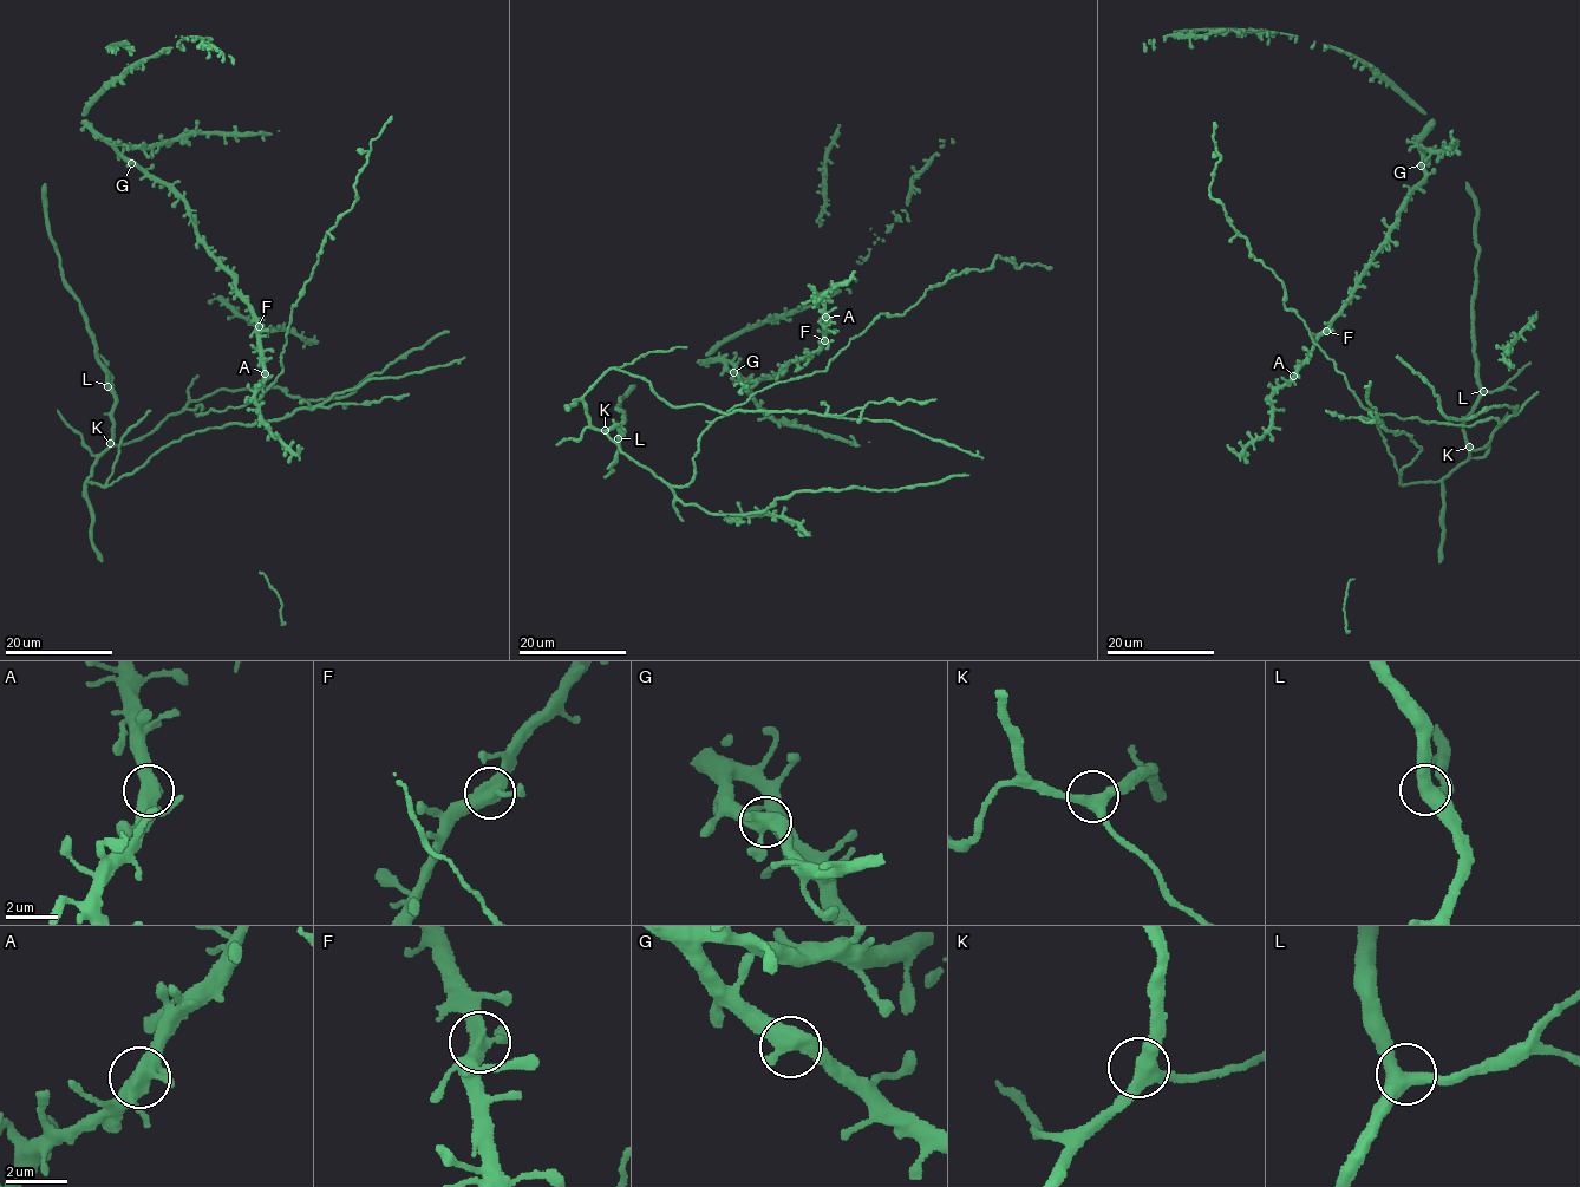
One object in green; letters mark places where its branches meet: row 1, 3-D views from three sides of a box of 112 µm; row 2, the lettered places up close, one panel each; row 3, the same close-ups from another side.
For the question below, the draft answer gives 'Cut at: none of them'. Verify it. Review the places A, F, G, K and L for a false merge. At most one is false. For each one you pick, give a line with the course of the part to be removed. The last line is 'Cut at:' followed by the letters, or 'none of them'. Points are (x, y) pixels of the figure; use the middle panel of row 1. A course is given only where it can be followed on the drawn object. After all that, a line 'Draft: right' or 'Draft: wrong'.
Cut at: none of them
Draft: right

